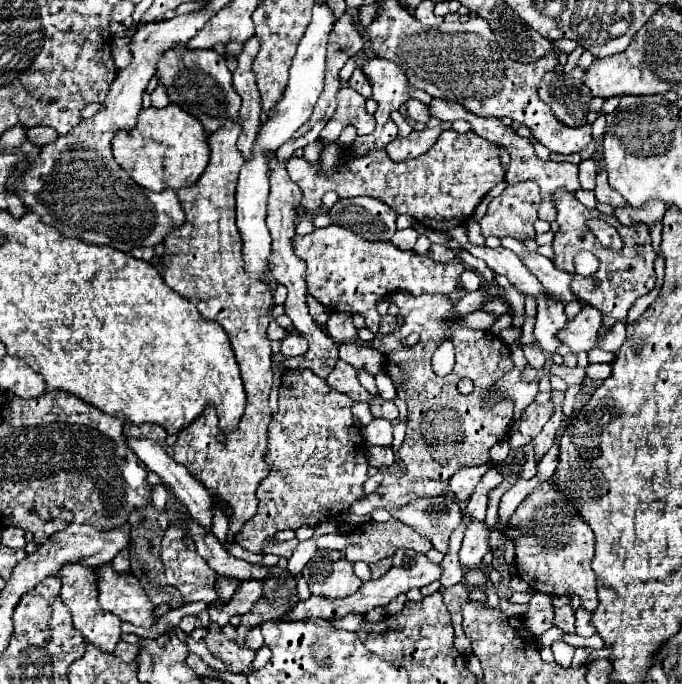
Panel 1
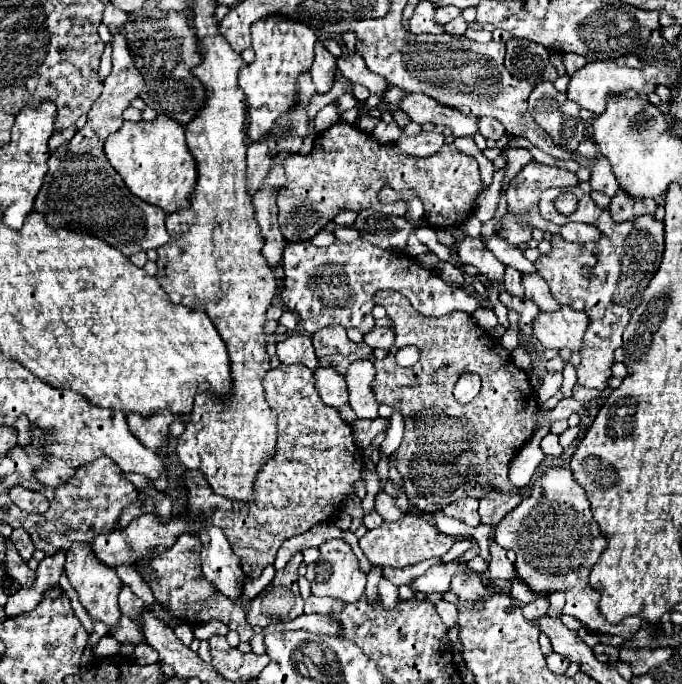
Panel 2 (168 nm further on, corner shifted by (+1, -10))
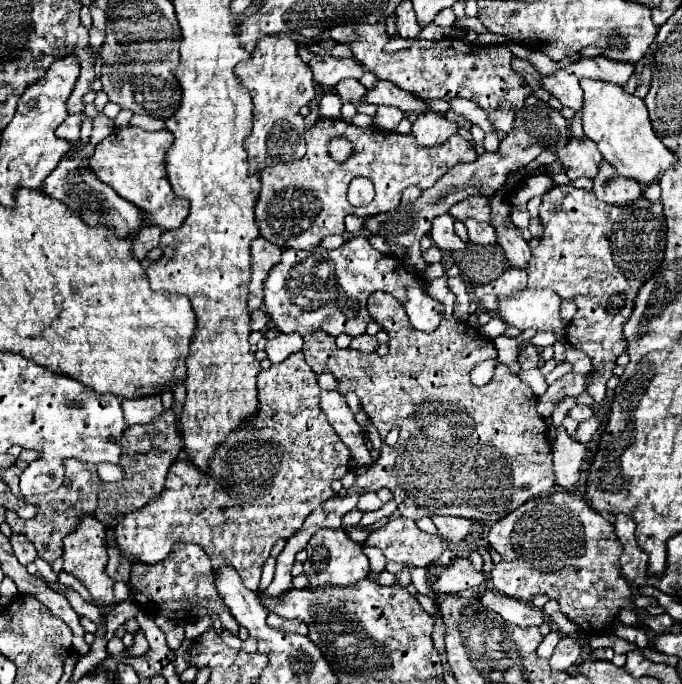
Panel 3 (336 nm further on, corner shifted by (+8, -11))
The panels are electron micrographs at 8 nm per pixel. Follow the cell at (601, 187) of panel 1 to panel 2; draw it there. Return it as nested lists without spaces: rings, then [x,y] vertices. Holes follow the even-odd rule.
[[[599,155],[591,165],[591,187],[597,191],[605,191],[609,197],[615,195],[619,185],[615,183],[615,175],[611,175],[611,163],[603,155]]]

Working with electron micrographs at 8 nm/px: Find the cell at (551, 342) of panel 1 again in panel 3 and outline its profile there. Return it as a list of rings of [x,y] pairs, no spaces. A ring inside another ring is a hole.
[[[500,196],[490,198],[490,206],[492,206],[490,224],[494,224],[494,228],[498,232],[498,240],[500,240],[500,246],[504,248],[504,252],[506,252],[508,264],[512,268],[518,268],[518,270],[528,270],[530,246],[522,238],[520,230],[510,222],[510,212],[508,212],[506,198],[500,198]]]

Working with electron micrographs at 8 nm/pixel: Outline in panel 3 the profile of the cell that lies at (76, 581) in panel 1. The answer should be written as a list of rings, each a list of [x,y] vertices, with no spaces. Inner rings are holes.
[[[86,516],[86,520],[80,522],[80,528],[76,528],[76,532],[64,538],[64,556],[62,556],[64,570],[74,578],[78,578],[88,588],[92,602],[98,608],[110,608],[114,604],[114,580],[104,572],[104,566],[108,562],[104,538],[106,538],[106,528],[94,516]]]

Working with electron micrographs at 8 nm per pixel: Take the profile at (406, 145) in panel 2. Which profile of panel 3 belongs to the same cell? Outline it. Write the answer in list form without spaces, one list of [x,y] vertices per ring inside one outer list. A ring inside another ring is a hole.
[[[426,112],[426,114],[420,114],[418,120],[412,124],[410,134],[418,146],[430,148],[446,142],[452,134],[456,134],[456,130],[458,130],[458,124],[448,122],[442,114]]]

